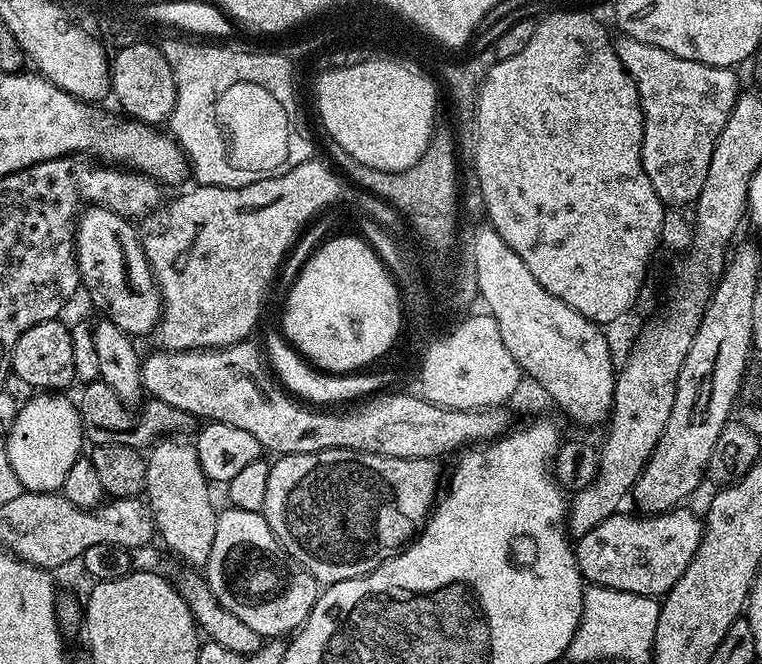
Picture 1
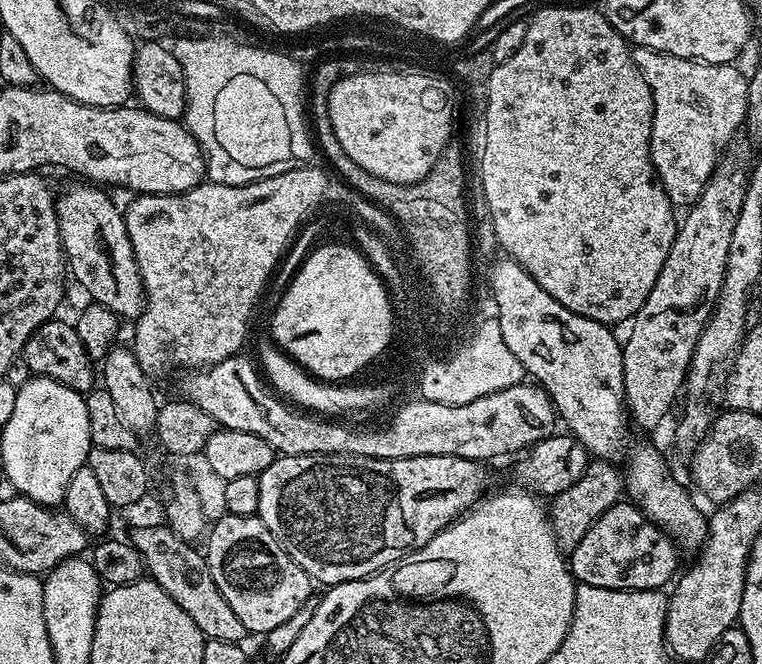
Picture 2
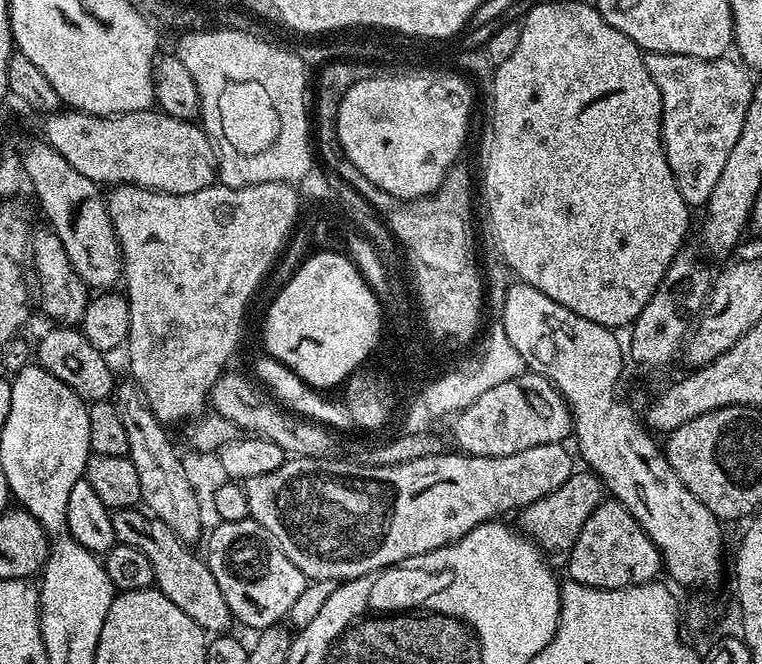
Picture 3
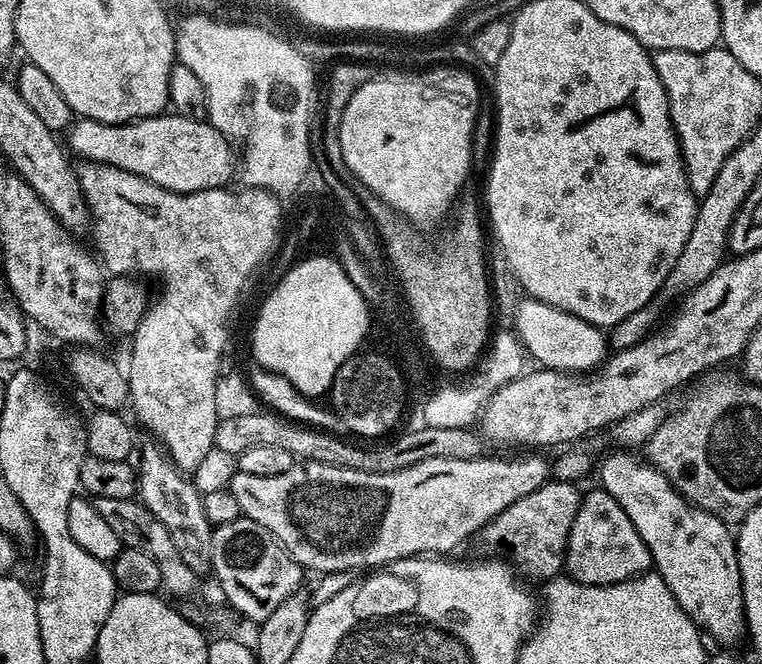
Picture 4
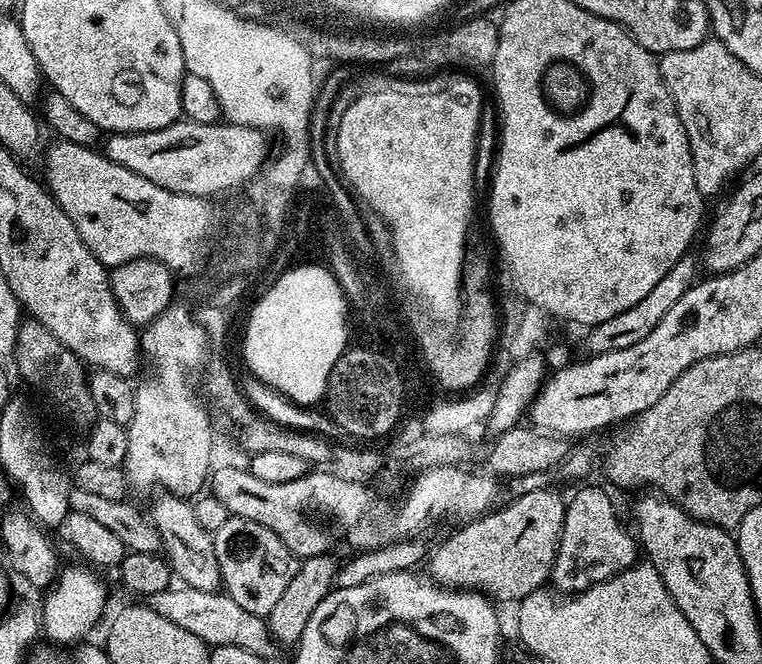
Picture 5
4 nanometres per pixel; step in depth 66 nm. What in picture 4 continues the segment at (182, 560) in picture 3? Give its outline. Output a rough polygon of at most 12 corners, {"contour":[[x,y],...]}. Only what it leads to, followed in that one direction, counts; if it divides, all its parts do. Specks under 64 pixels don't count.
{"contour":[[95,498],[123,547],[158,562],[169,597],[195,594],[201,577],[139,499]]}

